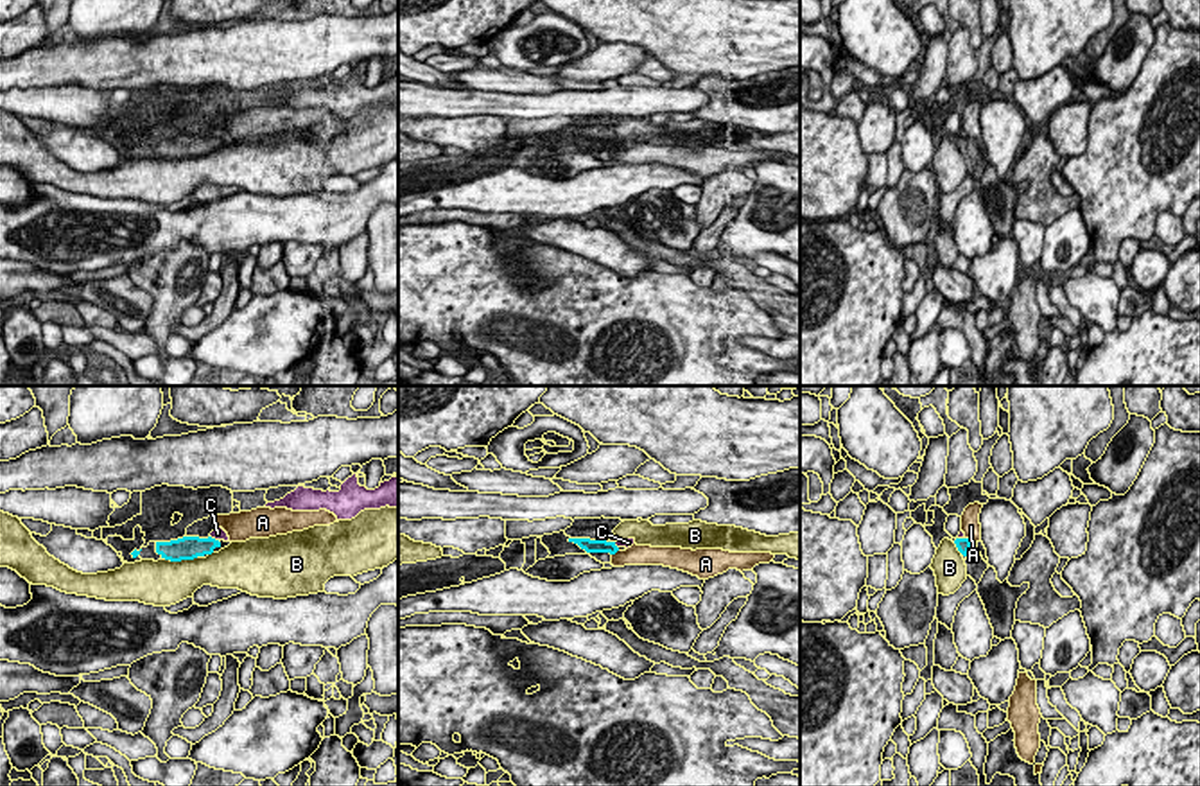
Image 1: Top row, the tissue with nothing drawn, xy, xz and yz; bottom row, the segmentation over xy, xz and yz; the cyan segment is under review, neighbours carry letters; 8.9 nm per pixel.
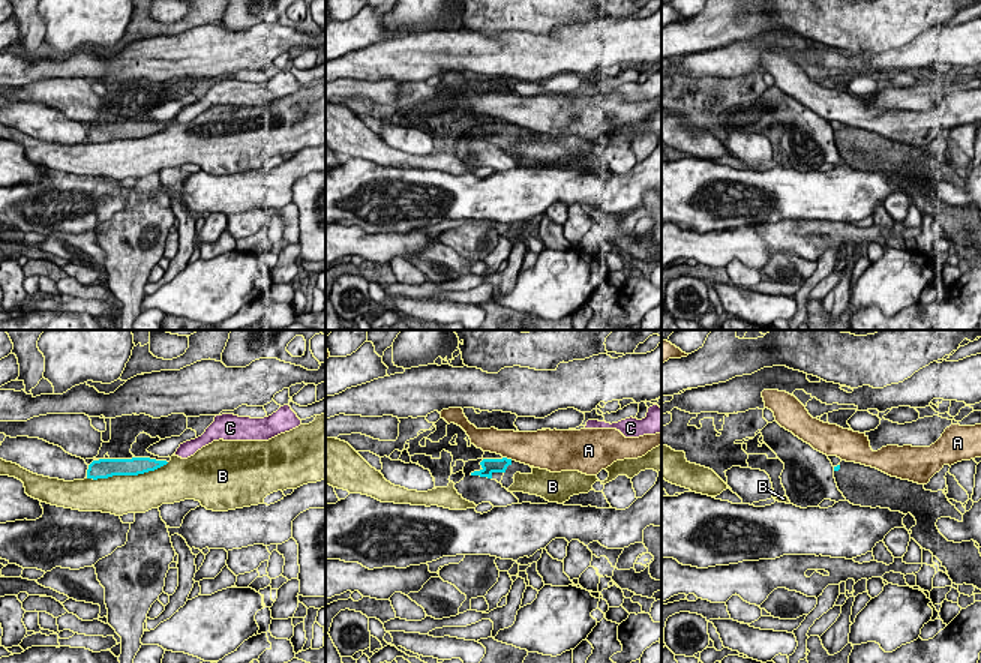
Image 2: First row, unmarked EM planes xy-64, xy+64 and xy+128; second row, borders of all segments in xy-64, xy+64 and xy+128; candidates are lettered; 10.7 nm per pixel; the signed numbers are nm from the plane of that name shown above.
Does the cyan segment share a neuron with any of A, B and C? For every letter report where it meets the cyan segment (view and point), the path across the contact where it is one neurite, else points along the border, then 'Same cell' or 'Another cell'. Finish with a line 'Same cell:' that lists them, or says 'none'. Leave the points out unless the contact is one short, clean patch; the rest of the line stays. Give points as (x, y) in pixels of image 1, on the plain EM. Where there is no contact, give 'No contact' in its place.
A: Touches cyan at xz (614, 151). Boundary: xz (617, 148), (612, 153). Another cell
B: Touches cyan at xy (180, 158). Another cell
C: Touches cyan at xy (214, 137). Boundary: xy (210, 133), (217, 139). Another cell
Same cell: none

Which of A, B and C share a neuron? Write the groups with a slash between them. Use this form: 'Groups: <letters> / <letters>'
Groups: A / B / C

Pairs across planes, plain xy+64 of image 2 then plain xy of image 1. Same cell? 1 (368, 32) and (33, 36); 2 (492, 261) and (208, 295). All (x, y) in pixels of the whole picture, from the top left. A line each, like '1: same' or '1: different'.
1: same
2: same

